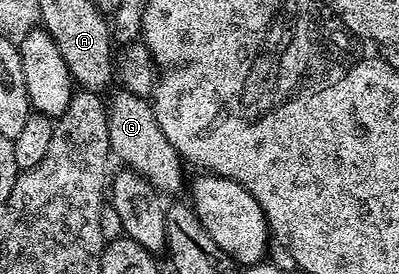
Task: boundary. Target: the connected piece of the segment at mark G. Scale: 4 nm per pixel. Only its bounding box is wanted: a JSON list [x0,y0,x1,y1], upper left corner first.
[106,87,185,194]

